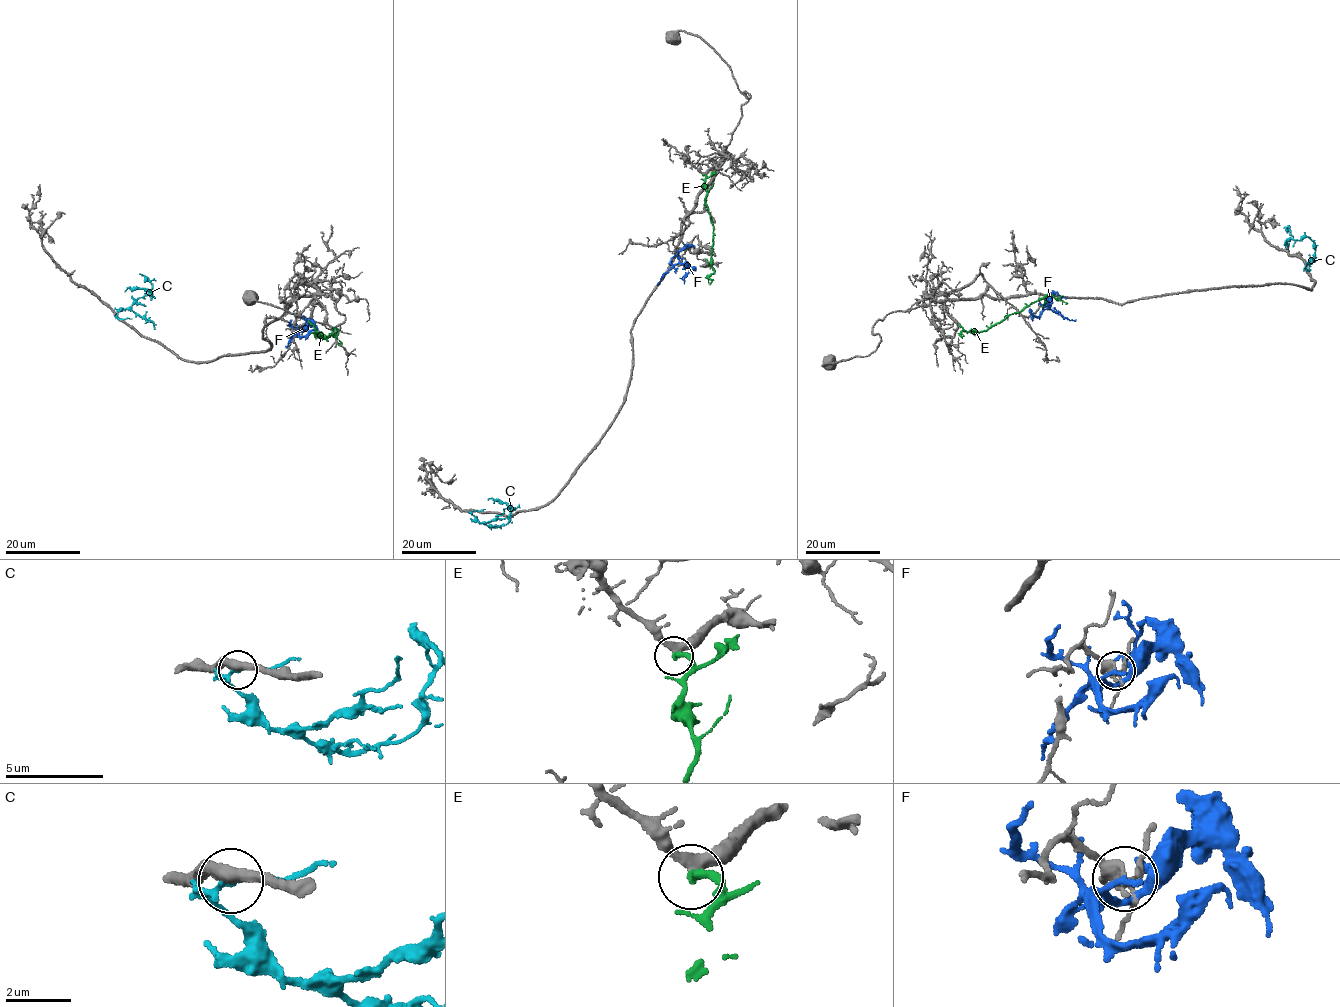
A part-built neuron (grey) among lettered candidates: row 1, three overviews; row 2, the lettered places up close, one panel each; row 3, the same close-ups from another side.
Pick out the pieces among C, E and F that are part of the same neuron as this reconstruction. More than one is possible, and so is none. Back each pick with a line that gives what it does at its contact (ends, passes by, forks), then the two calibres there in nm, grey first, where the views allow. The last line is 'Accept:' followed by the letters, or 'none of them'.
E: it ends there; 340 nm thick on the grey side, 280 nm on the other
Accept: E

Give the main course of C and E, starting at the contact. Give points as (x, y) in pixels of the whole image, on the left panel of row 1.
C: (120, 319), (116, 313), (139, 297), (151, 295), (151, 292), (129, 287), (125, 292)
E: (309, 322), (321, 340), (334, 335), (332, 330), (335, 328), (337, 331), (334, 337), (339, 344)

